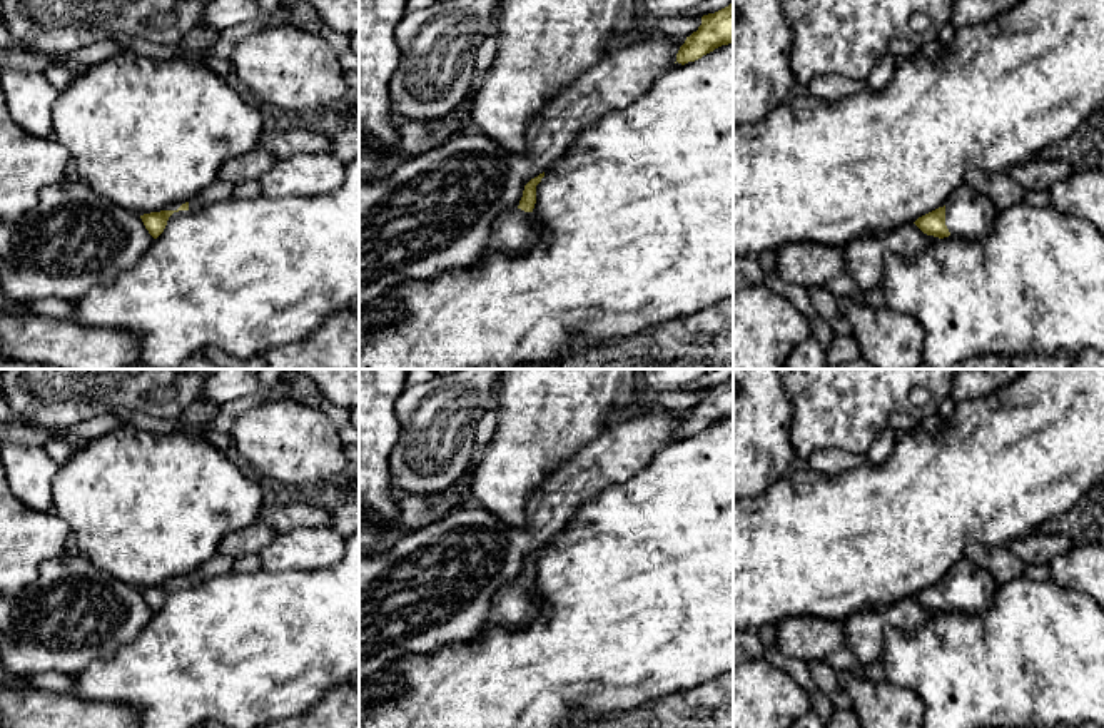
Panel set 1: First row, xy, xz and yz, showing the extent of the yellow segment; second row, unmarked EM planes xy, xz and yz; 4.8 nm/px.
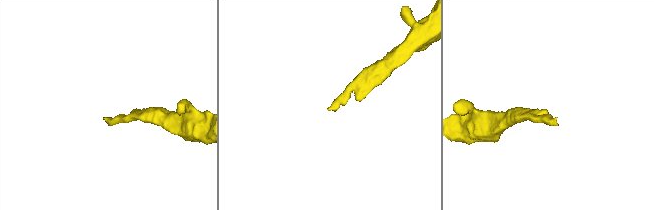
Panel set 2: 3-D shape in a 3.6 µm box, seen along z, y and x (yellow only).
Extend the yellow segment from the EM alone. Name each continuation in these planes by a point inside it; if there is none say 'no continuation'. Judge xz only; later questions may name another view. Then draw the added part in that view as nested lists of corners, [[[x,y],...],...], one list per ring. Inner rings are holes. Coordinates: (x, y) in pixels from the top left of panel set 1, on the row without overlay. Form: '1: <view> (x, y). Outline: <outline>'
1: xz (515, 605). Outline: [[[513,583],[499,589],[493,598],[484,626],[516,628],[536,618],[538,611],[539,601],[533,586]]]

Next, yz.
1: yz (969, 588). Outline: [[[965,556],[949,571],[945,579],[945,599],[952,611],[979,614],[989,608],[995,589],[994,578]]]

